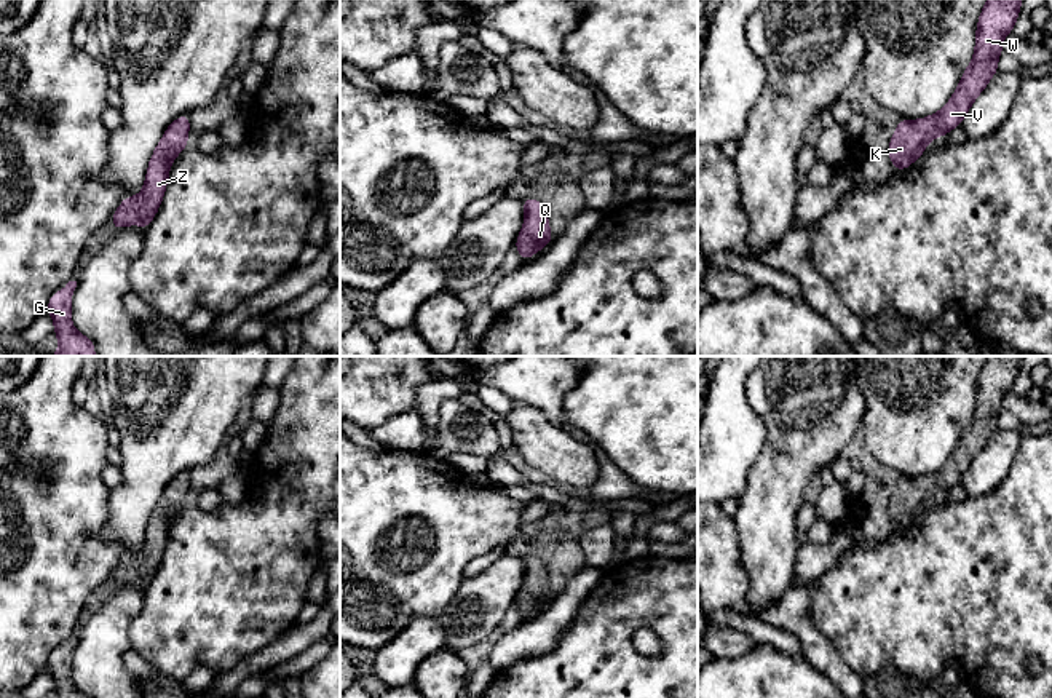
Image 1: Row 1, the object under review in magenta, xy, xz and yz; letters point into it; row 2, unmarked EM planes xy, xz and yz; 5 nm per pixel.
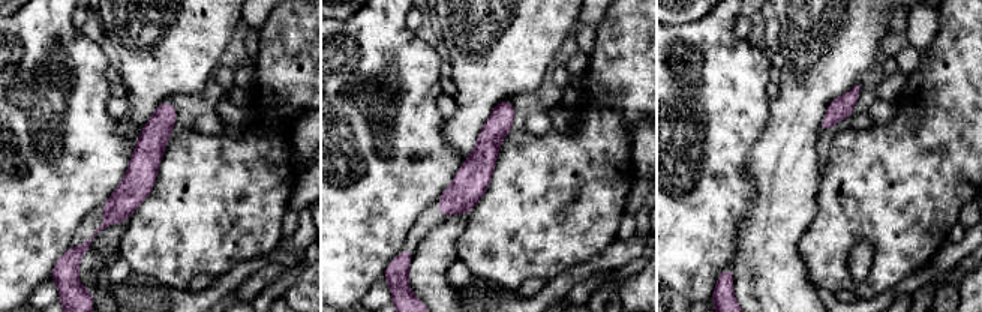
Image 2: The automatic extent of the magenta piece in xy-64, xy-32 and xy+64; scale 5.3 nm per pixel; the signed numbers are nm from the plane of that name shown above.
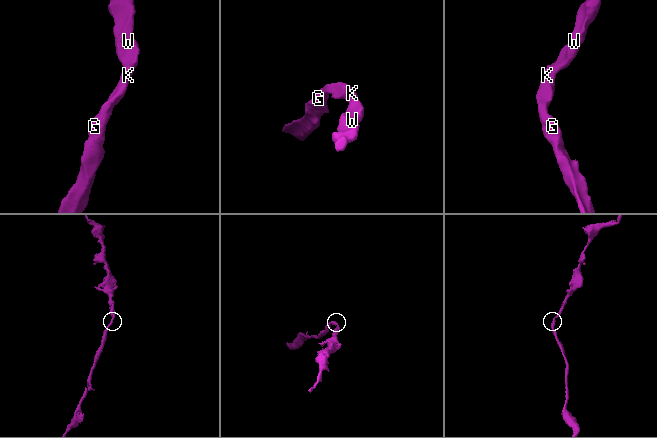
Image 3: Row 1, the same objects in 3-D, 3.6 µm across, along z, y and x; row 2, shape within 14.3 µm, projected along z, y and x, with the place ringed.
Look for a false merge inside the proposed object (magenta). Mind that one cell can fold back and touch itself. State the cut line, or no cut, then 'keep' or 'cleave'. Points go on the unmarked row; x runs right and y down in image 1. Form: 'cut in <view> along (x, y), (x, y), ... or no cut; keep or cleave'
no cut; keep

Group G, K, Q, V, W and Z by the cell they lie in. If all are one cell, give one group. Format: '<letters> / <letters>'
G K Q V W Z

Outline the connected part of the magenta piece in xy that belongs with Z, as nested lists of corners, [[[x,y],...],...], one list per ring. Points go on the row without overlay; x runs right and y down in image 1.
[[[188,471],[180,473],[168,484],[150,516],[142,551],[123,556],[120,565],[110,575],[113,589],[131,581],[137,581],[144,588],[150,583],[161,562],[171,521],[187,505],[188,486]]]

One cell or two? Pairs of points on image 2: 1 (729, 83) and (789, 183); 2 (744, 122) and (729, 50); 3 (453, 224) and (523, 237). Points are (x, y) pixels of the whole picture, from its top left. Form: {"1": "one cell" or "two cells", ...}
{"1": "two cells", "2": "one cell", "3": "two cells"}

